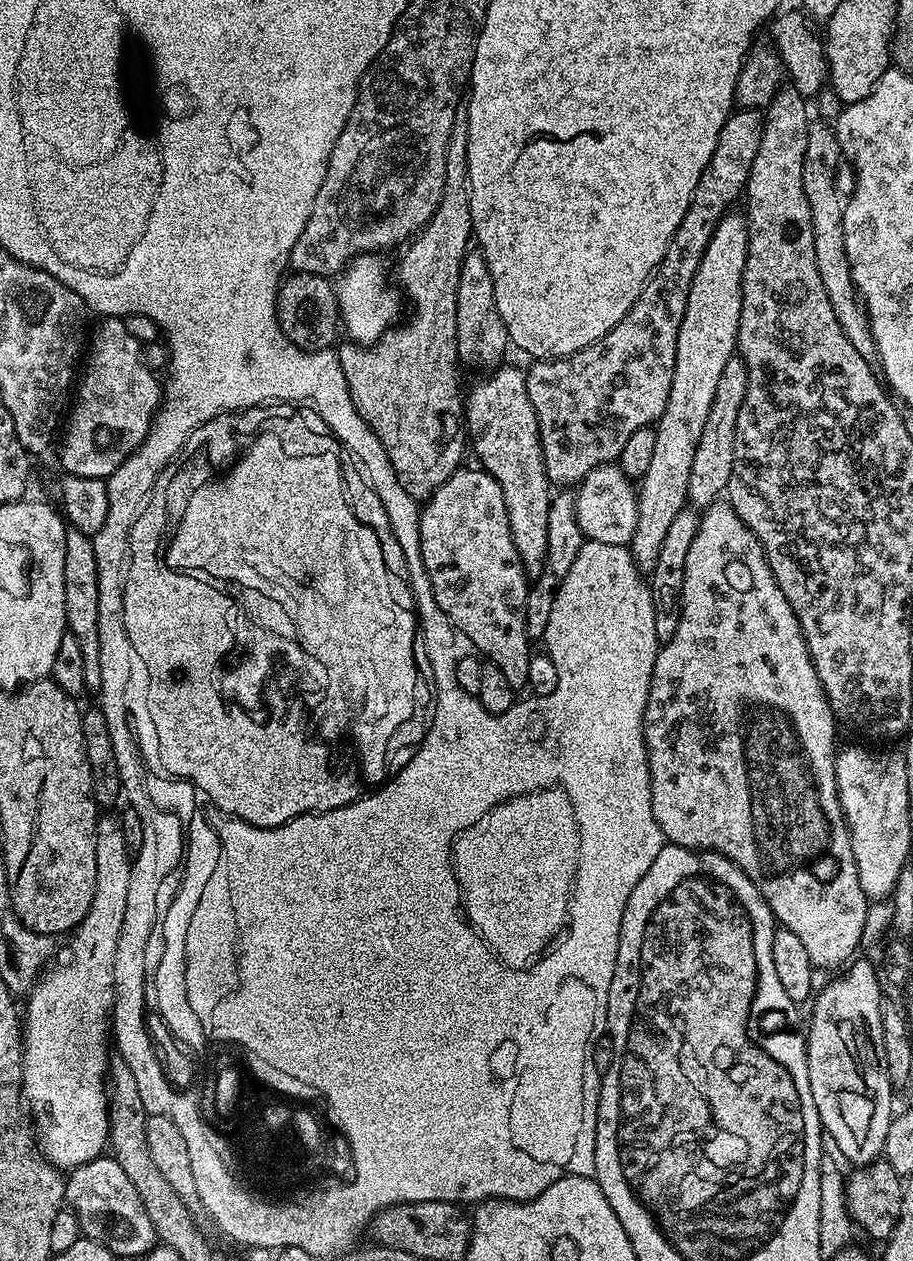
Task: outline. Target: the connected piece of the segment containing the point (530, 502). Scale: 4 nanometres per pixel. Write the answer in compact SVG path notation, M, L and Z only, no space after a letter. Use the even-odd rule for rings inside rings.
M497 367L489 371L485 380L480 380L472 389L467 389L464 406L466 436L470 448L476 451L479 467L496 479L502 486L502 498L506 498L506 514L510 518L510 538L514 538L514 550L518 550L518 558L522 562L524 572L529 578L539 576L546 562L546 518L550 518L553 489L548 482L544 451L538 430L538 418L534 414L534 406L530 406L530 396L526 394L526 372L520 368Z

